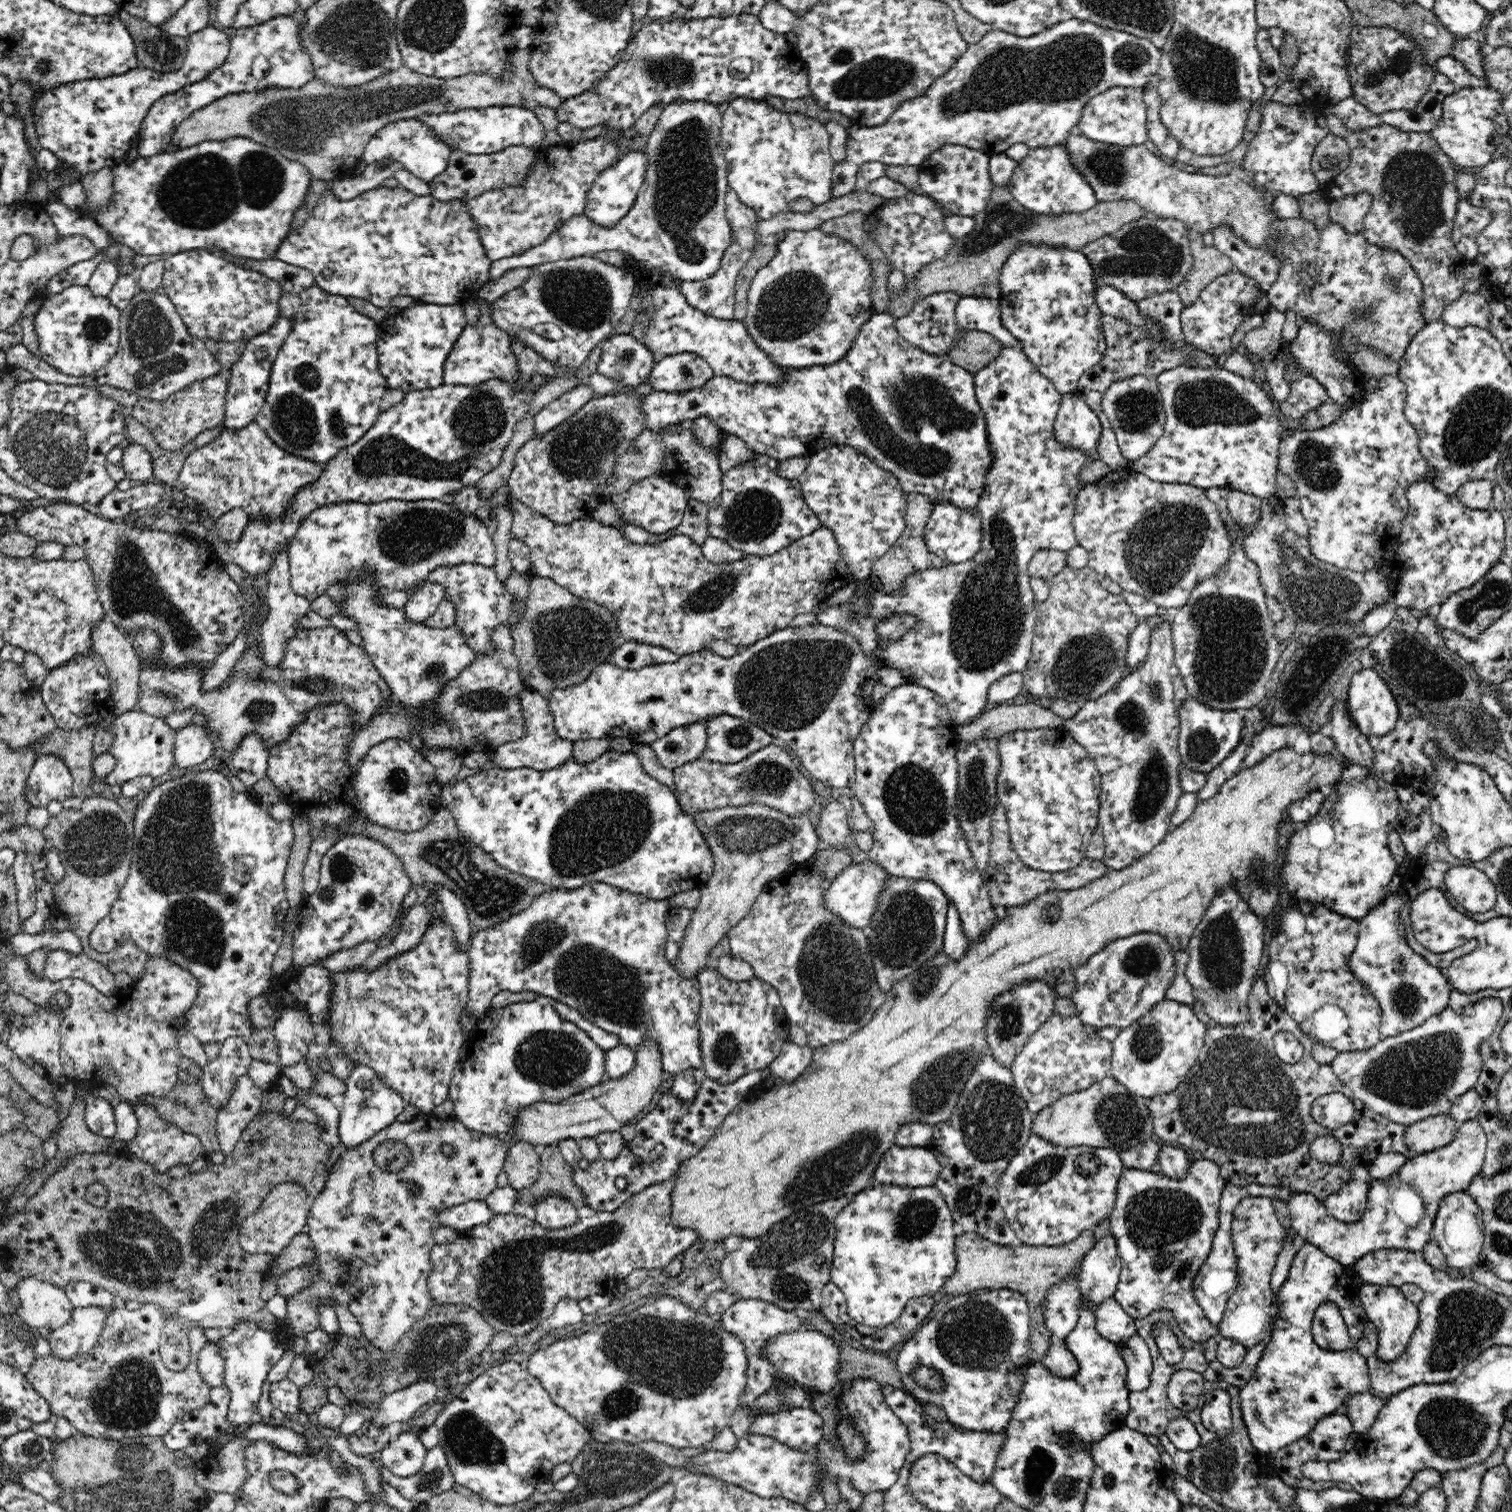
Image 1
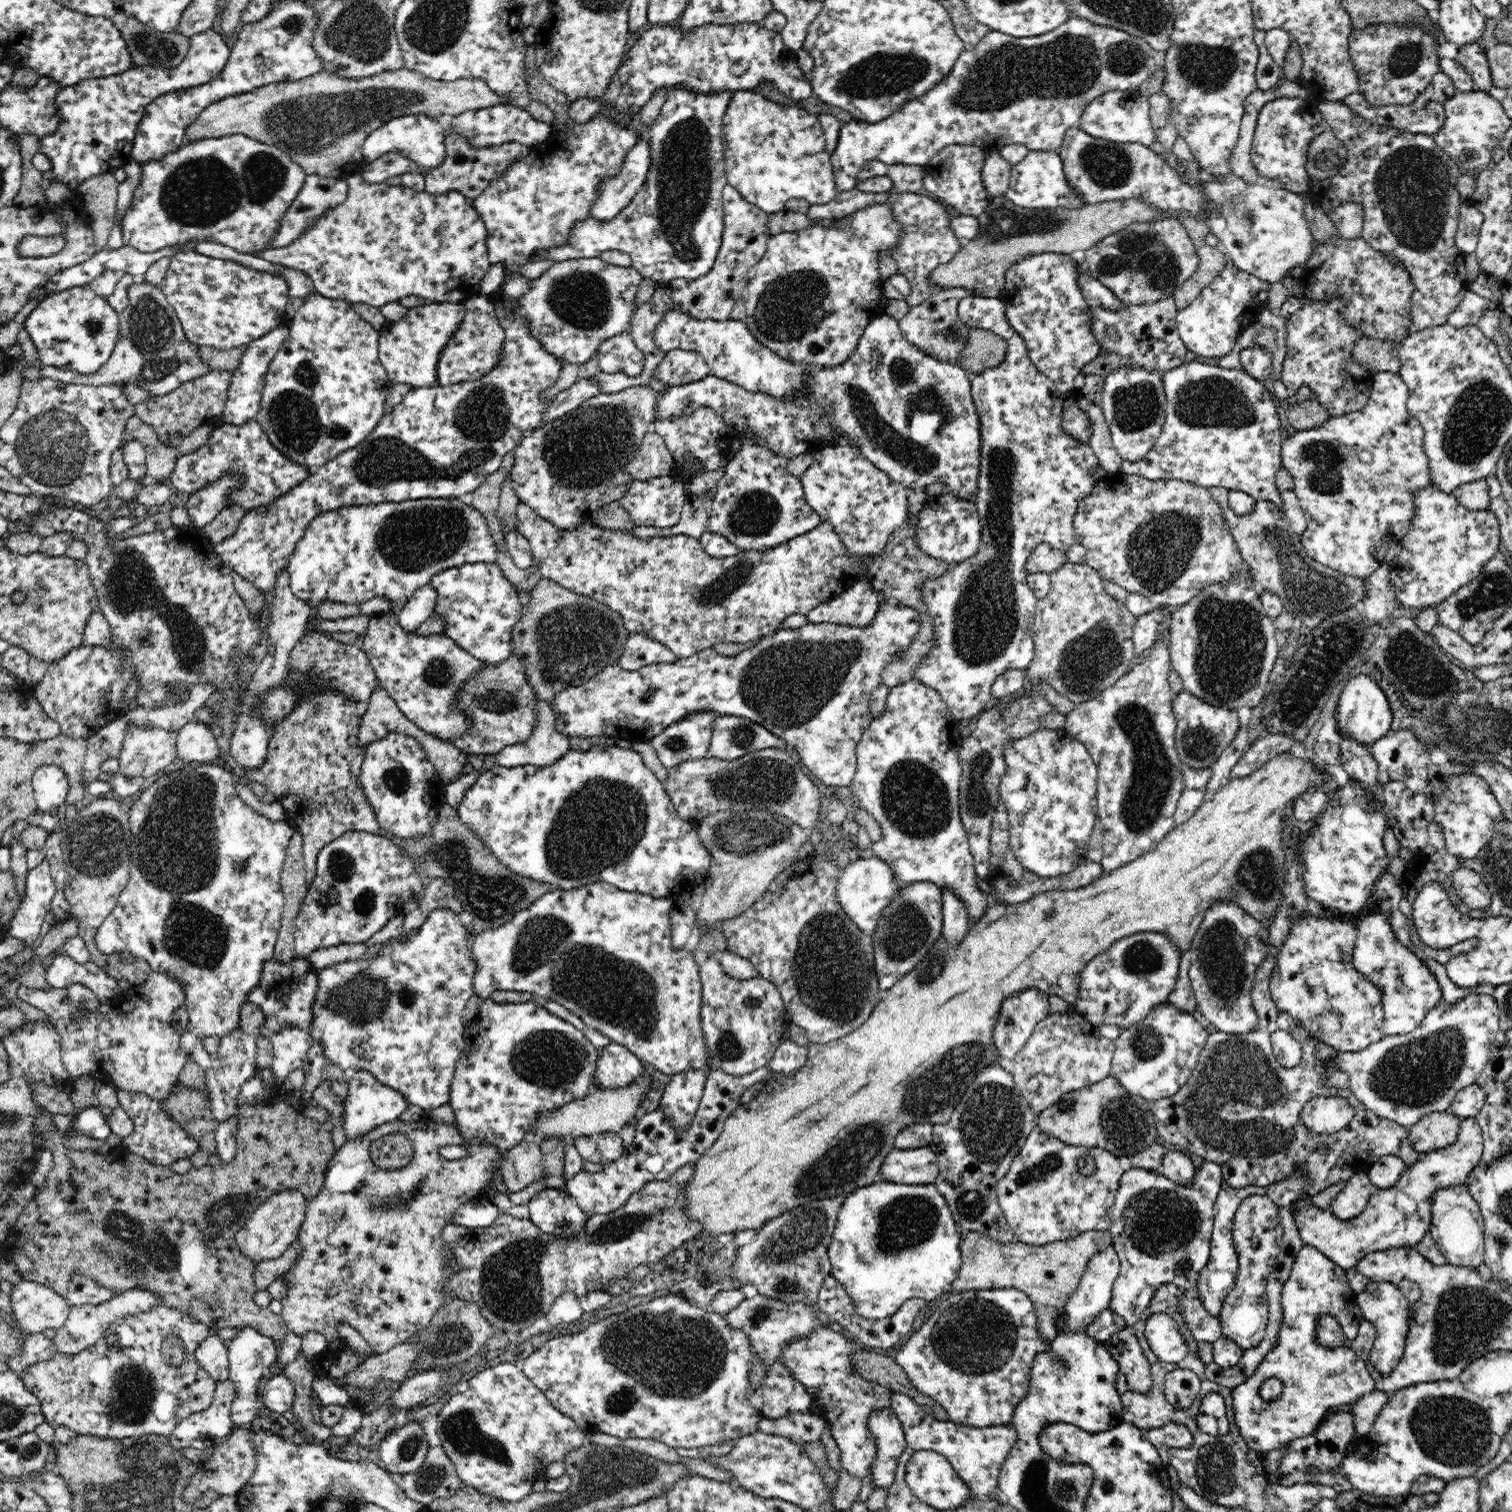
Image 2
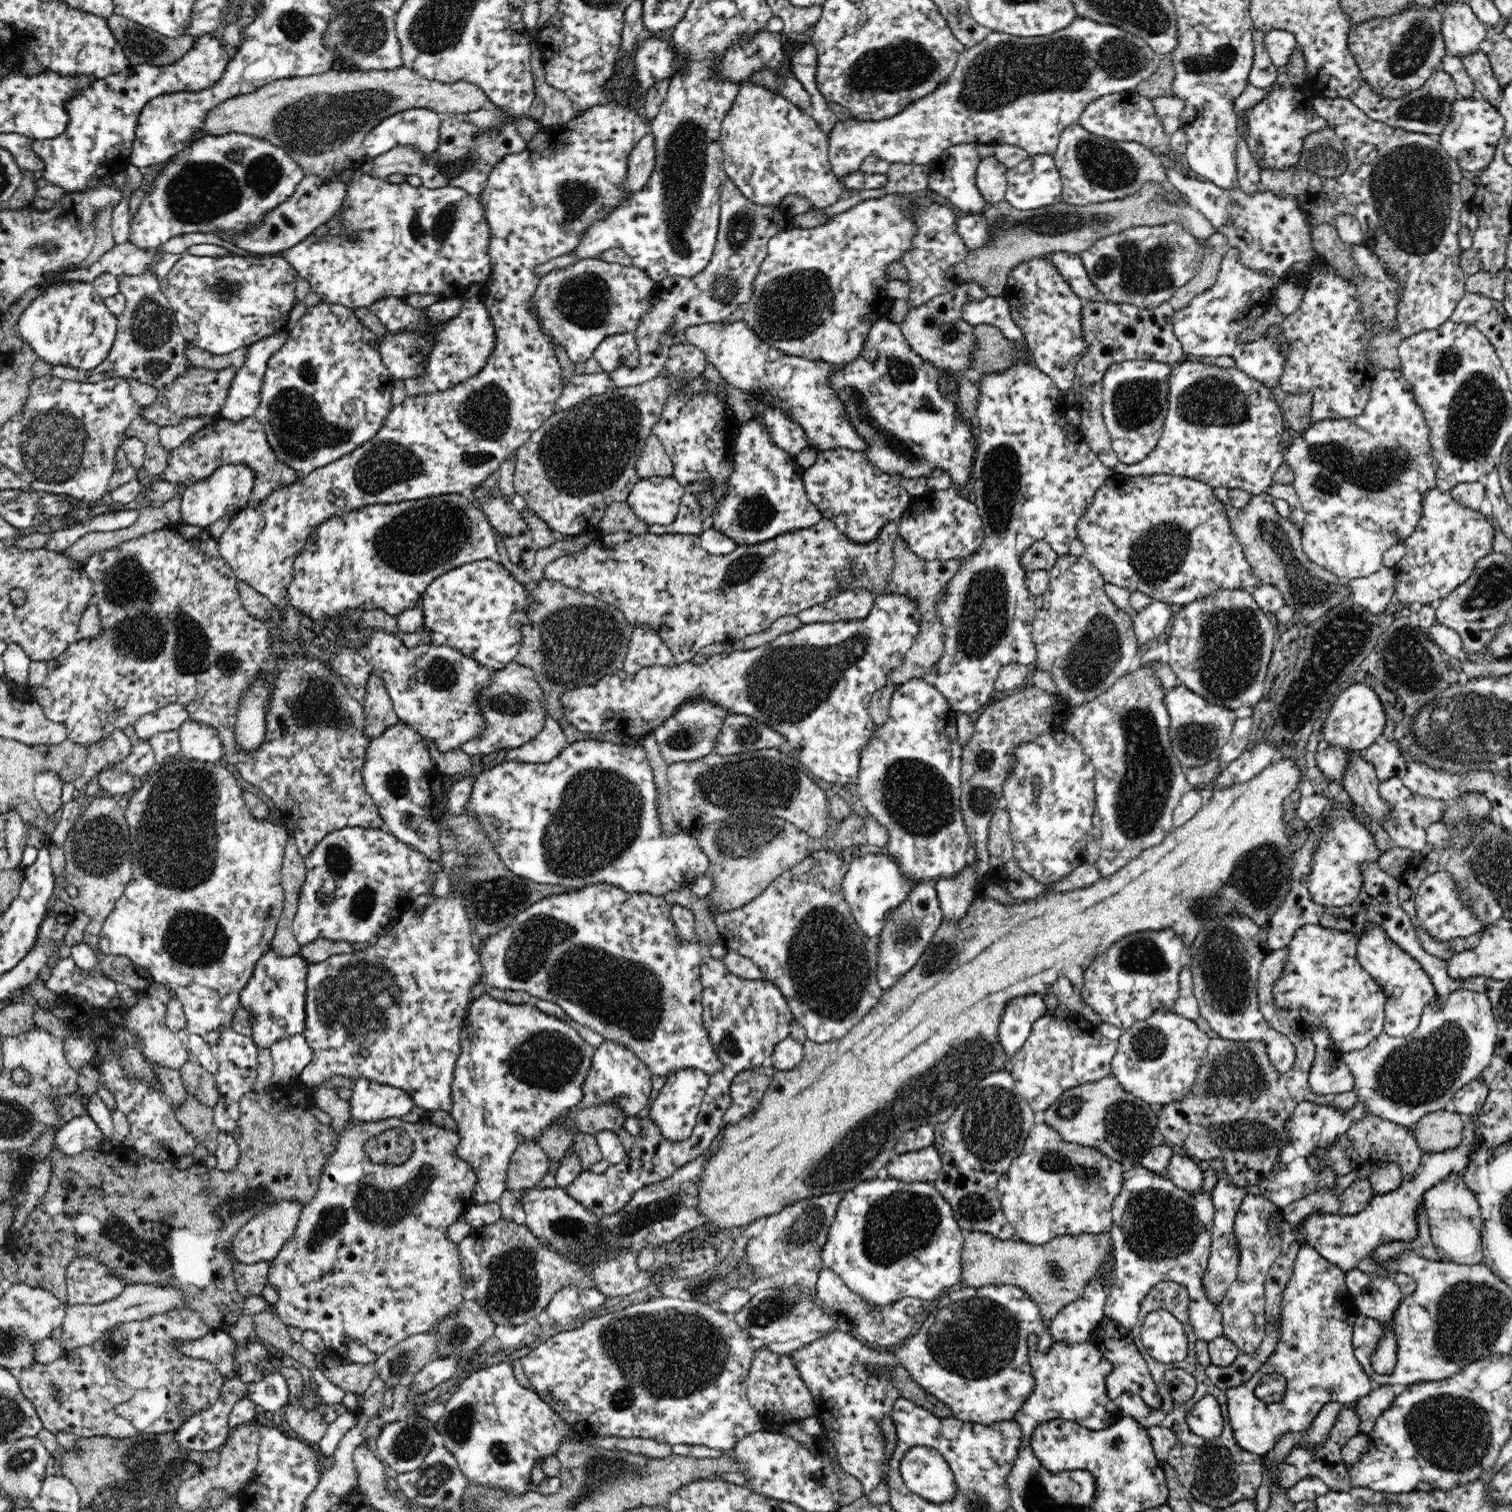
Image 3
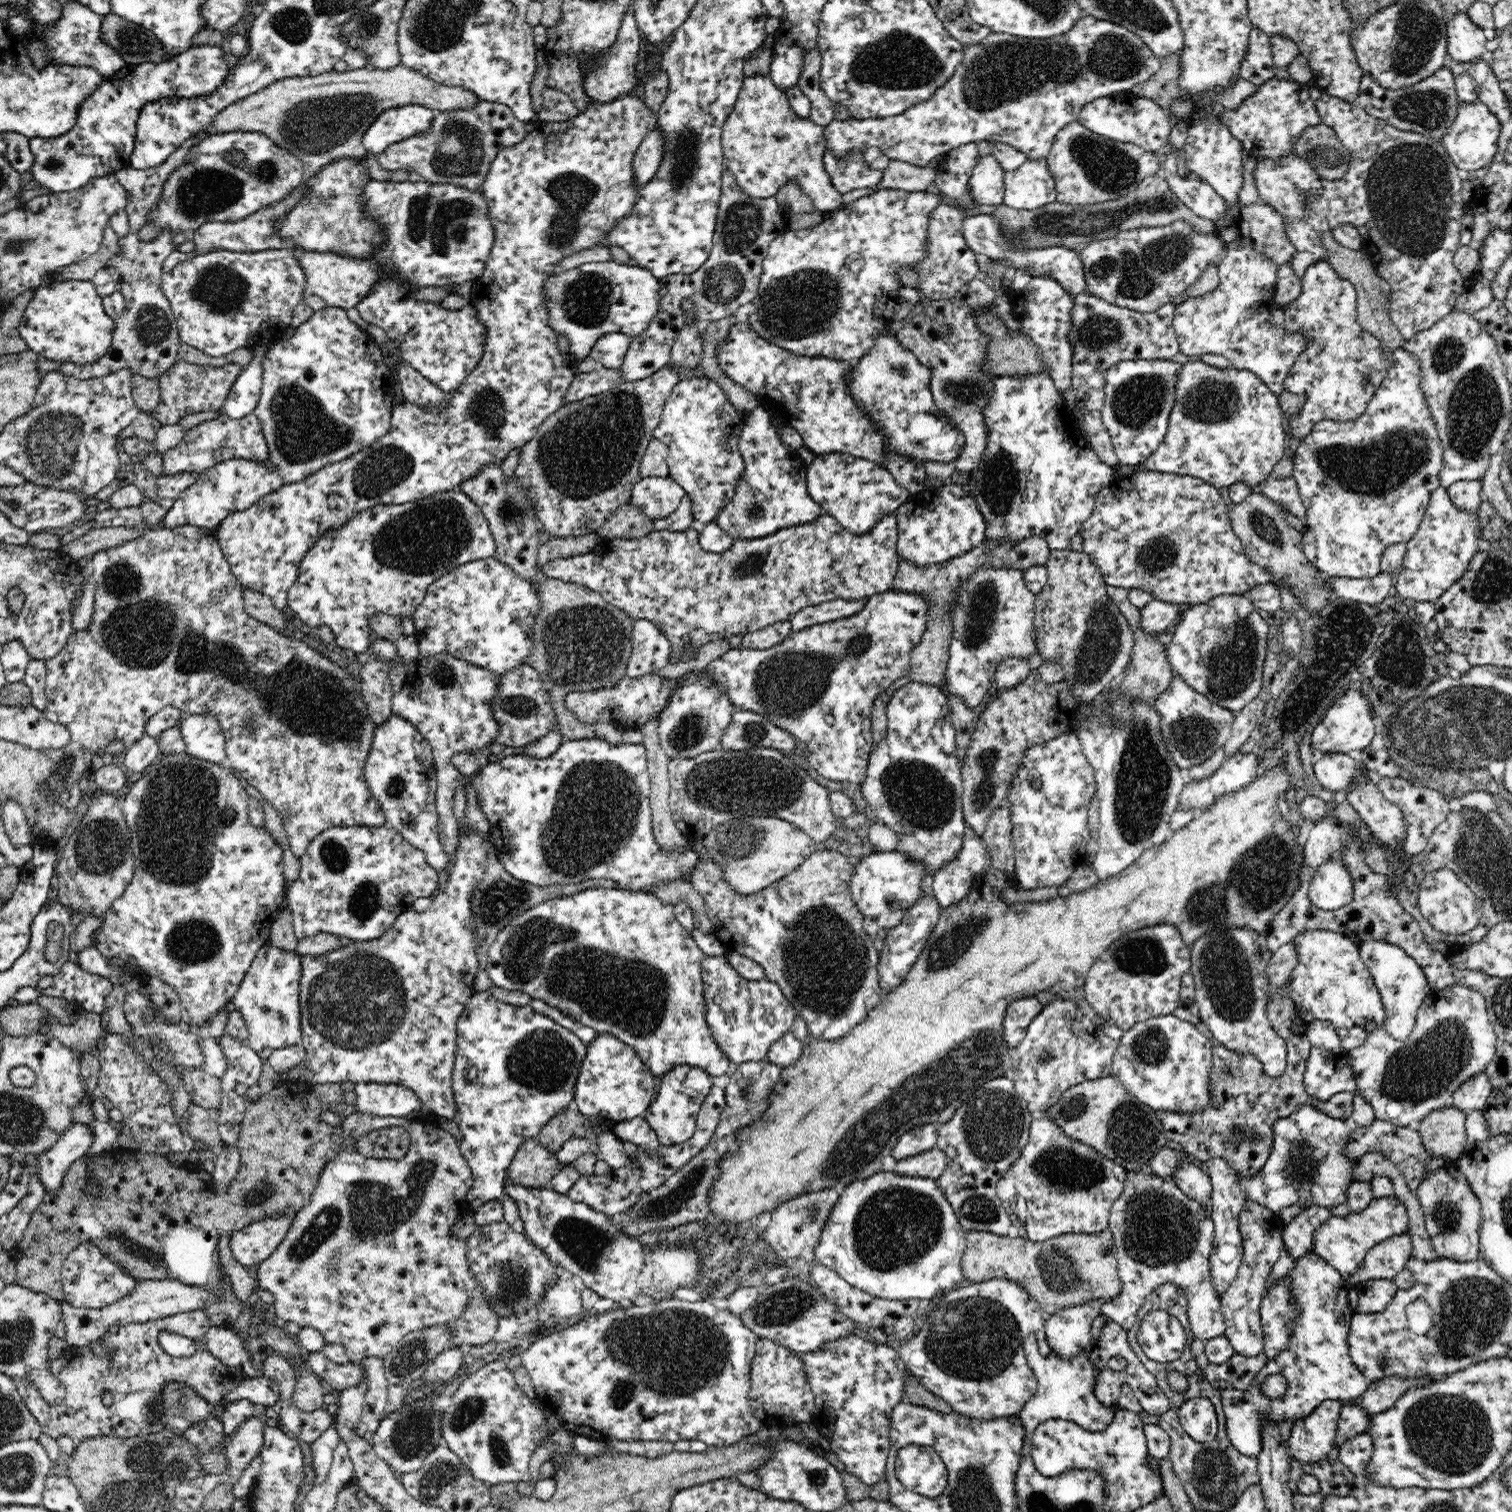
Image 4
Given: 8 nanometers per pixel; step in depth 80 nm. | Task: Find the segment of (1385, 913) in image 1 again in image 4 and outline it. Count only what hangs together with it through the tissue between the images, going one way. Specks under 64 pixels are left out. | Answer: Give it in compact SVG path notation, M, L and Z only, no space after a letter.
M1382 940L1363 942L1359 946L1359 953L1363 963L1368 967L1376 989L1380 993L1380 999L1382 999L1382 1007L1386 1014L1383 1025L1392 1038L1406 1040L1415 1026L1420 1004L1431 992L1426 975L1420 969L1420 965L1404 950Z

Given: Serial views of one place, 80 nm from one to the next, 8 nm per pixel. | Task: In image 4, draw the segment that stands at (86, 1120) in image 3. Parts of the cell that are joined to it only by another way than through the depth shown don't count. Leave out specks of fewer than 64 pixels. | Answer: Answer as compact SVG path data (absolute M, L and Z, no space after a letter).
M74 1123L61 1135L56 1144L46 1153L37 1156L37 1163L32 1168L44 1191L56 1194L63 1186L72 1164L83 1158L94 1142L88 1125Z

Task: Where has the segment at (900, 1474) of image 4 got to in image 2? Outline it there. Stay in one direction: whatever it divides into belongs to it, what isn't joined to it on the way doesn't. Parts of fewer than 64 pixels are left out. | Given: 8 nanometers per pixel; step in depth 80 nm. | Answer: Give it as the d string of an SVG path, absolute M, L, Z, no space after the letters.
M916 1450L903 1469L905 1484L916 1499L937 1510L952 1510L962 1506L962 1502L971 1496L968 1485L958 1477L948 1459L934 1450Z

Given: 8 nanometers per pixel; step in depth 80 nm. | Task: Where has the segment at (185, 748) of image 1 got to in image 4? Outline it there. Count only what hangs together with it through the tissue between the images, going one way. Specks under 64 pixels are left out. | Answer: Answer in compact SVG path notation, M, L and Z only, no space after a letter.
M215 714L184 715L179 730L188 755L215 764L227 763L226 737Z

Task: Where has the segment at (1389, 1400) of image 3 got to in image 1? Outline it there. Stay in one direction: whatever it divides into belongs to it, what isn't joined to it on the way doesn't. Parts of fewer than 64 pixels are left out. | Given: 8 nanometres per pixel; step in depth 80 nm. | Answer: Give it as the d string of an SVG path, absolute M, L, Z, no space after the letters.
M1370 1392L1349 1396L1345 1400L1343 1411L1352 1421L1353 1432L1368 1432L1386 1401L1386 1398L1380 1398Z

